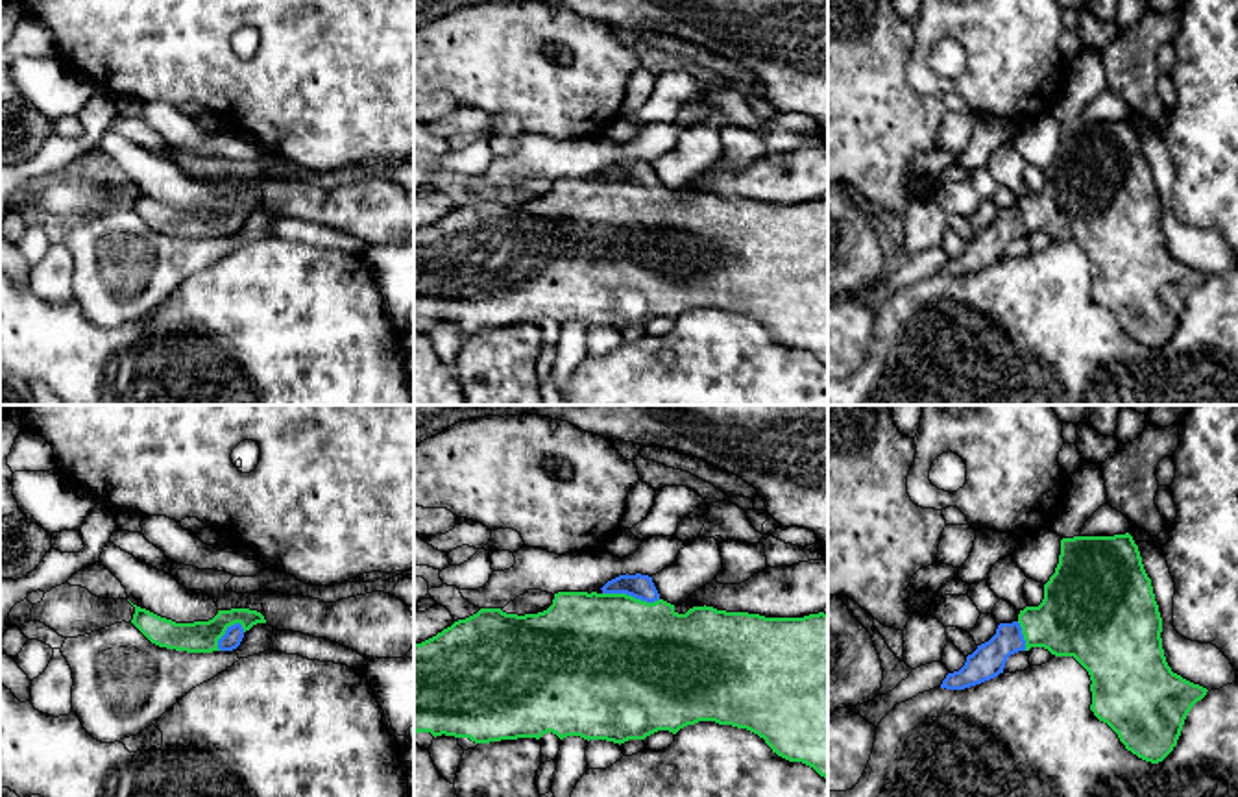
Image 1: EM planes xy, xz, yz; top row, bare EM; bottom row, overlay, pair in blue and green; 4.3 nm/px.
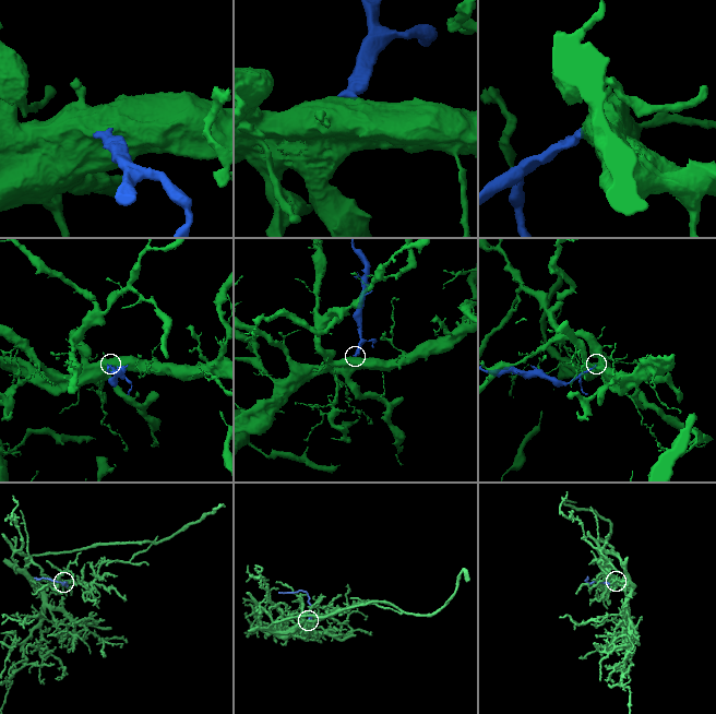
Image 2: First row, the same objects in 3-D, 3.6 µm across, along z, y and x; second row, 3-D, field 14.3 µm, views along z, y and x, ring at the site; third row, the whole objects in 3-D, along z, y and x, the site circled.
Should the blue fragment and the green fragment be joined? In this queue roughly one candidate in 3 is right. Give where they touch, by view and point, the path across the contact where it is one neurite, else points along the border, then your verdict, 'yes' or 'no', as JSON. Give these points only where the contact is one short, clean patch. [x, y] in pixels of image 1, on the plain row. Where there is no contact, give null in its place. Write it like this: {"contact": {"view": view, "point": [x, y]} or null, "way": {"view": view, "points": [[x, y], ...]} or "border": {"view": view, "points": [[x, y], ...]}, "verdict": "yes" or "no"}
{"contact": {"view": "xz", "point": [631, 180]}, "way": {"view": "xz", "points": [[640, 172], [631, 180], [616, 235]]}, "verdict": "yes"}

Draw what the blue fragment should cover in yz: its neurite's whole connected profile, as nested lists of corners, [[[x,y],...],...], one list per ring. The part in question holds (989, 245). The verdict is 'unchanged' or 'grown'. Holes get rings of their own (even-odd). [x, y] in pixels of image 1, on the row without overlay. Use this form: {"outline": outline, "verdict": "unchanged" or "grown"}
{"outline": [[[1129,118],[1114,122],[1074,122],[1061,126],[1061,141],[1055,159],[1044,170],[1044,185],[1038,192],[1026,192],[1013,209],[1000,209],[996,220],[977,231],[966,242],[959,257],[948,259],[941,274],[965,276],[1003,259],[1005,248],[1018,237],[1044,233],[1055,242],[1074,242],[1090,261],[1094,301],[1107,309],[1138,344],[1159,349],[1177,331],[1184,305],[1192,292],[1207,281],[1207,274],[1173,259],[1162,235],[1162,203],[1155,187],[1138,131]]], "verdict": "grown"}

